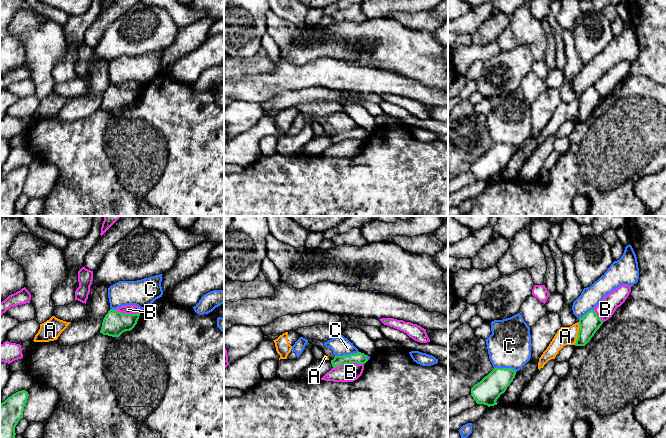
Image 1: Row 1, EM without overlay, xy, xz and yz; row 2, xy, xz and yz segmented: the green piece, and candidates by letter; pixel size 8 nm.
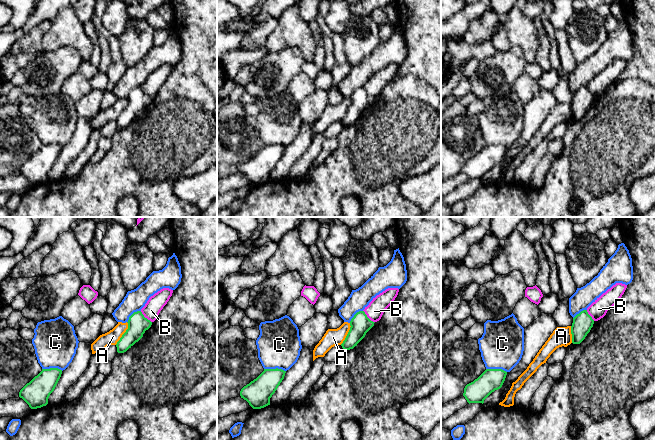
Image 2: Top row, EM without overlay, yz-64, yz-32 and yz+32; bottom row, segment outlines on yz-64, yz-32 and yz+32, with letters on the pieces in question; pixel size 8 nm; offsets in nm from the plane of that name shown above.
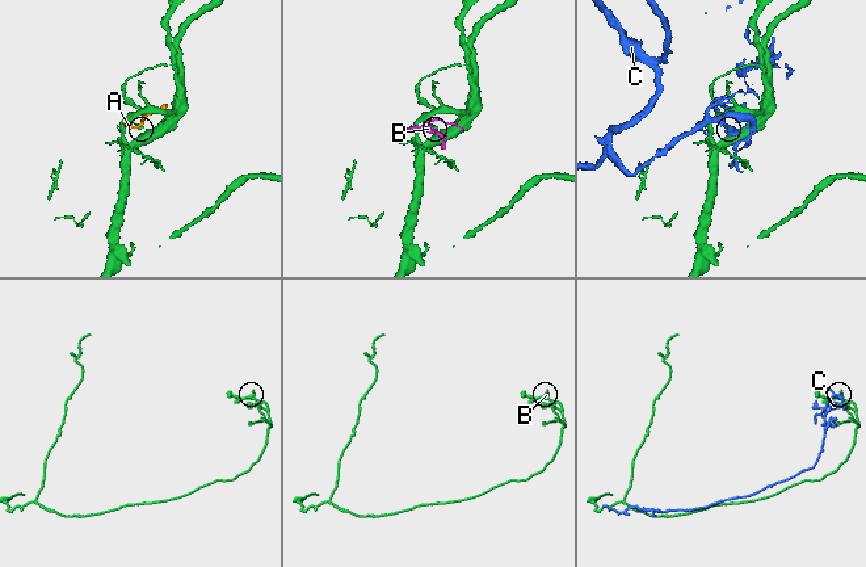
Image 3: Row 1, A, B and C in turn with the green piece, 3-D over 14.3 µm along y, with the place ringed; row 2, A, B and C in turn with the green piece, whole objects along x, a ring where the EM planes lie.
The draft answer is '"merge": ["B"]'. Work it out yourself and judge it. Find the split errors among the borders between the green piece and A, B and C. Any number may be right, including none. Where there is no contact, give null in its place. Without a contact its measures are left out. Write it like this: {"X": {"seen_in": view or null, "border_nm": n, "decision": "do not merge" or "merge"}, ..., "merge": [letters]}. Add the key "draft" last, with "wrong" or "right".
{"A": {"seen_in": "yz", "border_nm": 190, "decision": "do not merge"}, "B": {"seen_in": "xz", "border_nm": 260, "decision": "do not merge"}, "C": {"seen_in": "xz", "border_nm": 200, "decision": "do not merge"}, "merge": [], "draft": "wrong"}

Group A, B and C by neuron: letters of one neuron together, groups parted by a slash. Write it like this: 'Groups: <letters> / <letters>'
Groups: A / B / C

